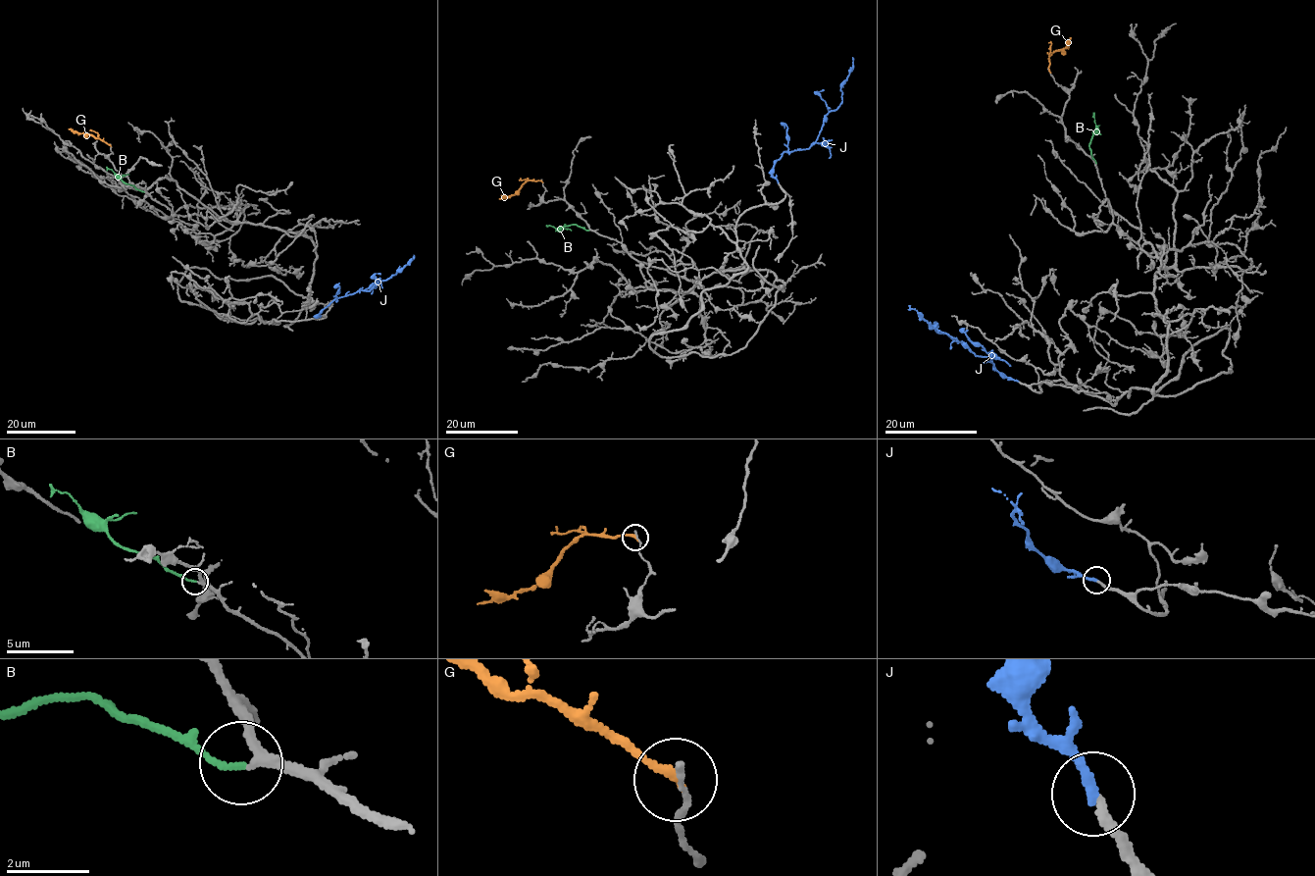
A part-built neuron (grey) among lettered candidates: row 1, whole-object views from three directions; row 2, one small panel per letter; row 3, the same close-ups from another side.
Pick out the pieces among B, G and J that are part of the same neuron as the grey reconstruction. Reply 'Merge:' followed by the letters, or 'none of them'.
Merge: B, J

